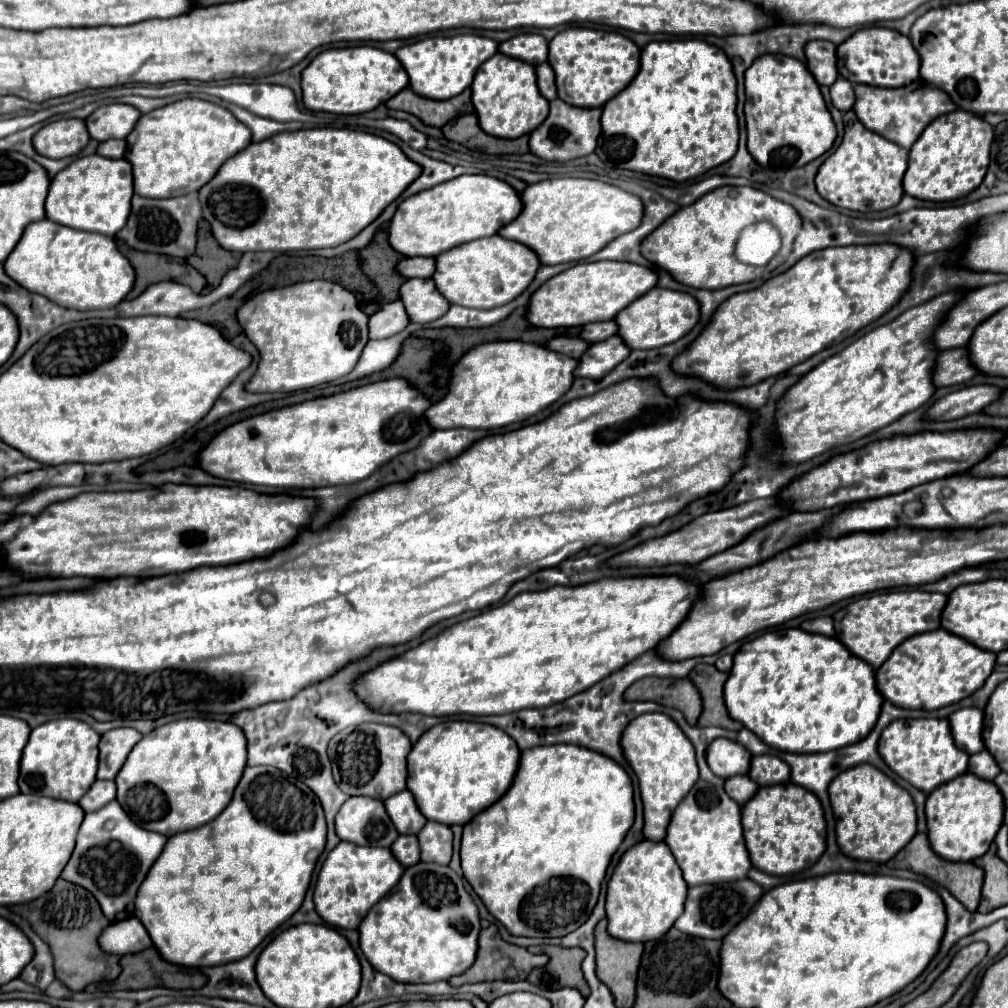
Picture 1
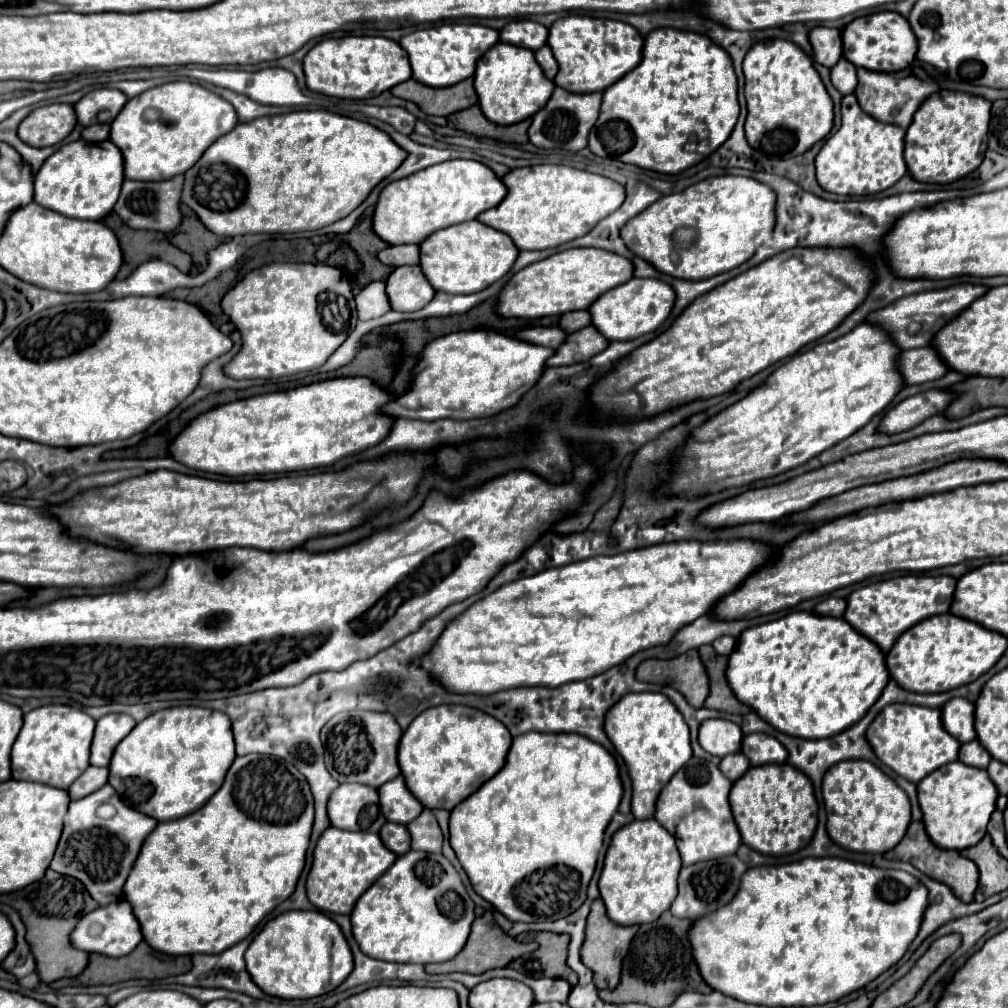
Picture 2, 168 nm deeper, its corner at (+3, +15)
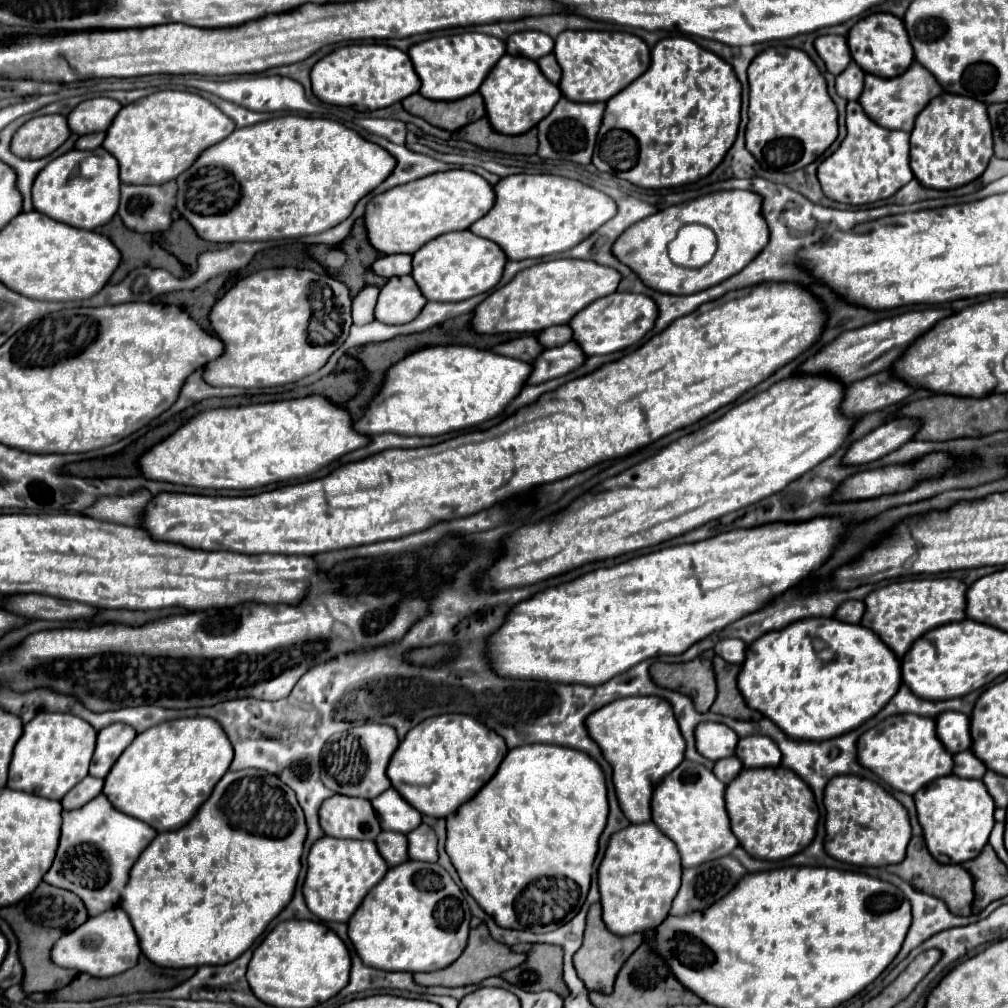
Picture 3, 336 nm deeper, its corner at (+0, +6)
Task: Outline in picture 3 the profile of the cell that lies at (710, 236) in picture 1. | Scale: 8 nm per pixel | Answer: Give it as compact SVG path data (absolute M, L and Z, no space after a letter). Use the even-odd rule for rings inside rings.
M724 190L712 192L666 210L660 210L636 224L632 224L612 246L612 254L620 258L636 276L652 290L664 294L694 294L708 286L716 286L738 274L760 250L768 244L768 226L760 214L760 196L744 190ZM686 224L702 224L714 230L718 238L718 250L714 258L702 268L676 266L668 258L668 242L676 238L676 232Z

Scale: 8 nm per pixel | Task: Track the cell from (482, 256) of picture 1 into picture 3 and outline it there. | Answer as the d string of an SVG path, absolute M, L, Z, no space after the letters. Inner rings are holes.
M470 230L448 232L424 244L412 256L412 278L420 286L420 292L426 300L460 302L494 288L502 278L504 264L506 254L494 242L480 238Z

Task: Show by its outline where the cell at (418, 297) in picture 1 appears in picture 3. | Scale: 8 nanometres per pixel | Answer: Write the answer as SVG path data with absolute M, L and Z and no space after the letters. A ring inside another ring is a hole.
M412 276L390 278L378 296L374 318L384 324L404 324L412 322L416 314L424 308L426 298L420 294Z

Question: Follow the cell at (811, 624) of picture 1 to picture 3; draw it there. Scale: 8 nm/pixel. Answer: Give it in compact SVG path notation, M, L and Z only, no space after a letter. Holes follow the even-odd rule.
M848 600L844 602L838 610L836 610L836 618L842 622L850 622L850 624L858 624L860 618L864 614L864 602L862 600Z

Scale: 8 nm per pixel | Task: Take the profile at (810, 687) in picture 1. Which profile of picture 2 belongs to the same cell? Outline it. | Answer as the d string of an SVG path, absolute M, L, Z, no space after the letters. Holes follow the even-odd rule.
M793 611L781 619L769 621L769 623L761 623L755 627L745 629L739 639L737 639L737 647L735 651L729 655L729 667L727 667L727 681L729 687L733 689L735 697L749 705L763 721L767 721L771 727L775 727L781 733L789 733L791 737L805 737L805 739L821 739L821 737L833 737L833 733L841 733L845 729L849 729L849 725L855 725L857 721L861 721L861 717L869 711L869 707L877 701L877 697L881 695L881 689L887 685L889 681L889 673L885 667L885 655L877 649L877 645L873 645L869 639L865 639L863 635L859 635L855 629L851 629L851 625L845 619L837 619L837 617L817 617L815 613L807 613L807 611Z

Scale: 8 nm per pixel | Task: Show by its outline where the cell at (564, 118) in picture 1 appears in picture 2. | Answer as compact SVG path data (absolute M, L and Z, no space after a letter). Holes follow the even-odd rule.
M555 87L551 99L547 105L533 115L531 127L529 127L529 141L535 147L541 149L567 149L567 151L579 151L587 147L587 137L591 127L597 121L599 115L599 105L601 105L601 93L569 93L561 87Z

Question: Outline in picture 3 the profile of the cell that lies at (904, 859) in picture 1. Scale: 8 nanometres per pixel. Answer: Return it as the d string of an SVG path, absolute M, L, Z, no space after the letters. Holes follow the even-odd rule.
M912 838L910 844L908 844L906 858L900 864L896 864L896 866L888 866L886 870L896 874L896 876L900 876L902 880L908 880L916 890L944 900L952 914L970 916L970 906L972 906L972 898L974 898L970 874L960 864L938 864L930 856L930 852L928 852L928 848L926 848L922 838Z

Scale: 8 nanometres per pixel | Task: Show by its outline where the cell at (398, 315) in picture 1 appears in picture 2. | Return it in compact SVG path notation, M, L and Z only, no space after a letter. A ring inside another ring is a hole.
M373 281L369 283L357 297L357 313L361 321L369 321L375 317L381 317L385 313L391 311L391 303L385 291L385 283L383 281Z

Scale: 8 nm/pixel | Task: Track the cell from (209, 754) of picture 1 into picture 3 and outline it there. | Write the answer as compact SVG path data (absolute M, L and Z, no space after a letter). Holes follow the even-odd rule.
M178 718L140 732L134 738L132 746L124 750L120 762L116 762L116 766L112 766L112 770L108 772L102 792L116 810L148 822L148 826L152 826L156 832L178 830L180 826L188 824L194 818L196 810L208 800L218 780L226 774L230 762L232 746L220 726L212 722L212 718Z

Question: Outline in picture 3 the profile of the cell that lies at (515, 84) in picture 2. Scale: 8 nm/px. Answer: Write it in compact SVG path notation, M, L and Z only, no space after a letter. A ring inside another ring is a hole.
M504 54L498 64L490 70L488 78L480 86L480 94L484 96L488 120L496 132L504 135L520 135L534 128L546 114L552 112L556 102L562 98L562 92L556 84L548 82L534 60Z

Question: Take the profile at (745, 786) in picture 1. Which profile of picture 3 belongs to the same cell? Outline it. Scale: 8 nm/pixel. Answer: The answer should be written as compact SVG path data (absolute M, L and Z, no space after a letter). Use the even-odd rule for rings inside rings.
M736 756L722 758L722 760L718 760L718 762L714 764L714 774L716 774L716 778L718 778L720 782L724 782L724 784L728 784L740 770L742 770L742 766L740 766L740 760L738 760Z

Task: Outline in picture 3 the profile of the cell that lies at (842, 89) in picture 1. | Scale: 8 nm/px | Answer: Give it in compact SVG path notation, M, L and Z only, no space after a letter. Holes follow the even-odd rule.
M852 62L848 70L836 76L836 92L844 100L858 100L864 88L864 70Z

